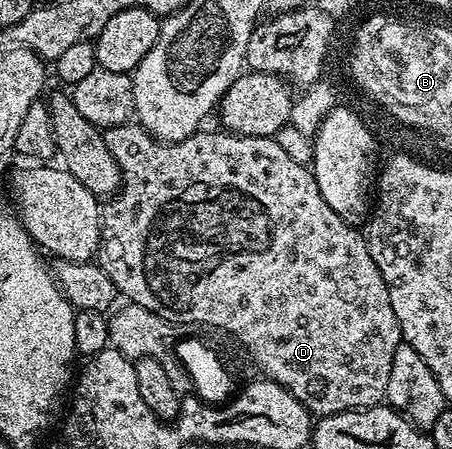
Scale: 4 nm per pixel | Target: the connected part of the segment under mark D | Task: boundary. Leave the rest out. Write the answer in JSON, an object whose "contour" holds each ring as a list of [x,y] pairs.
{"contour":[[[127,123],[117,125],[111,129],[105,130],[106,142],[112,151],[112,155],[118,161],[118,166],[122,172],[122,180],[125,188],[130,188],[130,205],[136,212],[142,216],[142,225],[114,225],[109,226],[108,239],[103,240],[98,246],[96,254],[96,263],[104,271],[108,271],[108,279],[112,279],[112,283],[116,283],[119,294],[129,304],[139,305],[148,311],[152,311],[156,315],[160,315],[169,321],[175,327],[181,325],[211,325],[214,329],[223,329],[226,333],[231,333],[244,348],[250,352],[250,357],[263,369],[265,376],[271,381],[280,383],[289,393],[296,395],[296,399],[300,399],[300,403],[311,415],[318,417],[327,417],[333,413],[343,413],[344,411],[352,411],[353,409],[370,409],[374,405],[383,404],[386,396],[386,388],[388,387],[388,375],[392,372],[392,355],[396,355],[396,347],[403,344],[402,332],[396,323],[396,315],[392,311],[392,299],[388,299],[388,287],[382,278],[382,272],[376,267],[376,263],[370,254],[370,248],[366,246],[366,237],[358,234],[359,230],[355,226],[349,225],[344,219],[340,219],[340,215],[336,215],[336,211],[332,211],[332,207],[328,207],[328,203],[324,203],[324,195],[320,195],[320,187],[316,187],[316,179],[313,172],[307,166],[301,165],[280,147],[277,139],[272,137],[242,137],[239,133],[227,133],[225,131],[217,131],[218,133],[206,133],[207,131],[199,131],[193,133],[188,139],[183,141],[158,141],[150,132],[137,123]]]}

